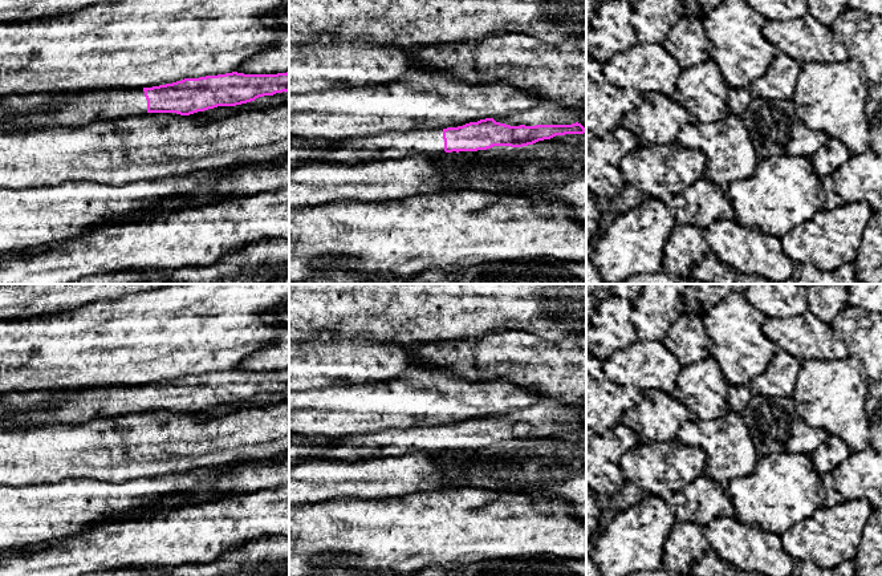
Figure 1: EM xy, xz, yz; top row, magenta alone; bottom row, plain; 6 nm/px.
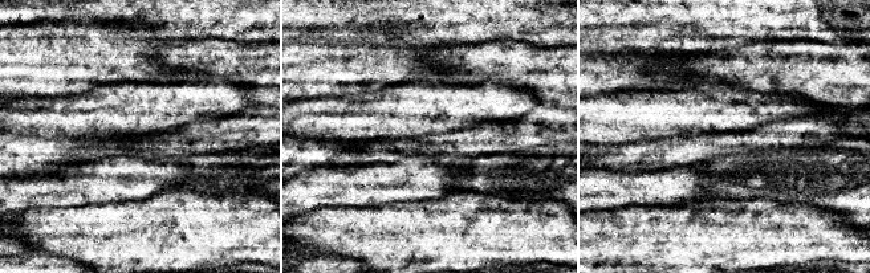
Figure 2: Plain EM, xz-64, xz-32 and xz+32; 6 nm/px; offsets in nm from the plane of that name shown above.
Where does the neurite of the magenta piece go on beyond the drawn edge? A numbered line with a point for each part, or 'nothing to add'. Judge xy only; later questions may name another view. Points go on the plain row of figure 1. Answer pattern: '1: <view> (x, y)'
1: xy (102, 401)

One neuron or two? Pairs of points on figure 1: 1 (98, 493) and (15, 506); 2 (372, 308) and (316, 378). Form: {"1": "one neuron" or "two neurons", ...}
{"1": "one neuron", "2": "two neurons"}

